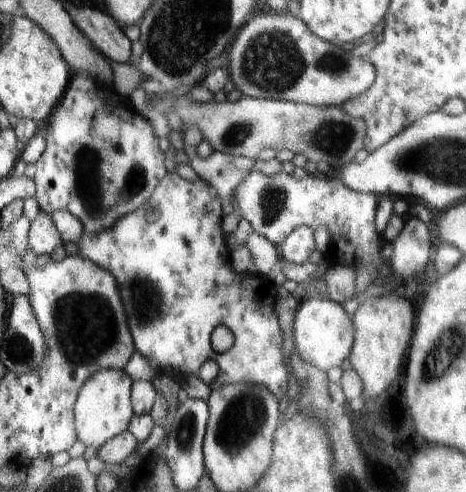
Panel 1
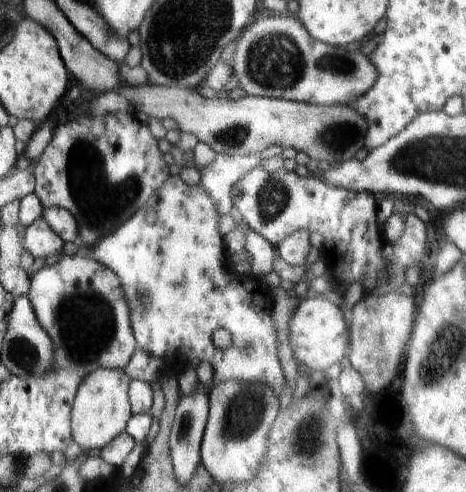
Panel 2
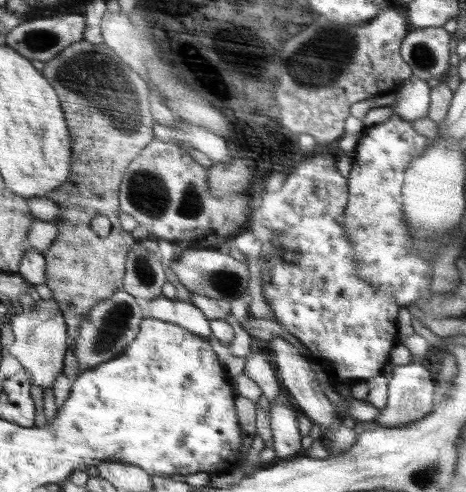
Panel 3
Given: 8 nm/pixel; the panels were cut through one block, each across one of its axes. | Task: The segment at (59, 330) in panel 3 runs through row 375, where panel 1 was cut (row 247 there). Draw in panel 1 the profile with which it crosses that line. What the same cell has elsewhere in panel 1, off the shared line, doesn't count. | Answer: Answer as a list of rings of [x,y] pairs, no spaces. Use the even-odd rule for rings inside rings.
[[[41,212],[30,222],[30,233],[27,235],[26,248],[32,250],[37,257],[42,254],[51,255],[52,252],[64,244],[48,214]]]

